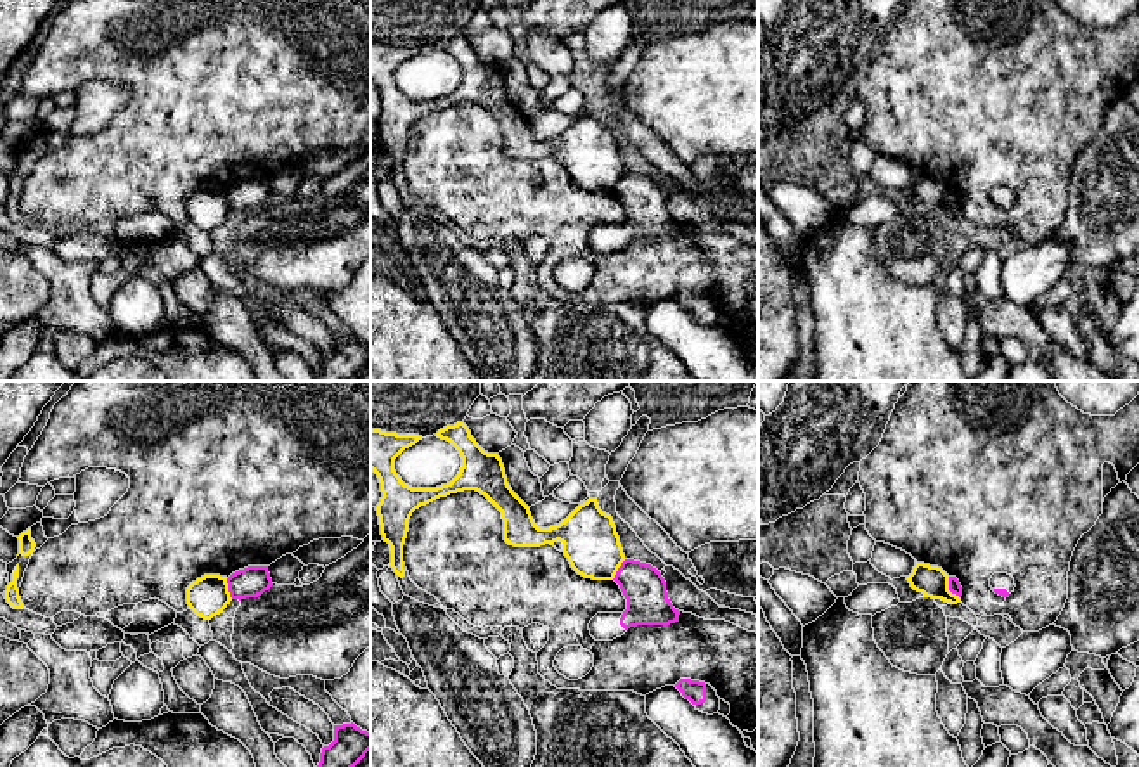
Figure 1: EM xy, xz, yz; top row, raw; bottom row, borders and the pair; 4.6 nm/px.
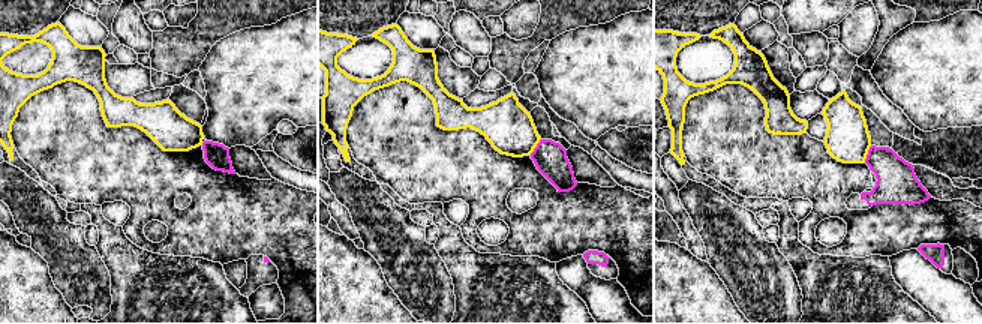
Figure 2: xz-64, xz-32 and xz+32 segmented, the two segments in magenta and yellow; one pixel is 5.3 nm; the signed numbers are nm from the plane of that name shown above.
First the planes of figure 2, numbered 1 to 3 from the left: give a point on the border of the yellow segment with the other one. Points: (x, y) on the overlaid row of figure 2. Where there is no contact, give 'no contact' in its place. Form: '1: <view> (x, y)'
1: no contact
2: xz-32 (537, 146)
3: xz+32 (867, 155)

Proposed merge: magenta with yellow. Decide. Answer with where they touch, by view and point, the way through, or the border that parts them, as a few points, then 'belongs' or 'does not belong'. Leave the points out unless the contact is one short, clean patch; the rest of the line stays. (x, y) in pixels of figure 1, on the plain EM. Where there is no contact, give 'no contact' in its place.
yz (949, 201) | along yz (947, 189), (947, 199), (959, 210) | does not belong

